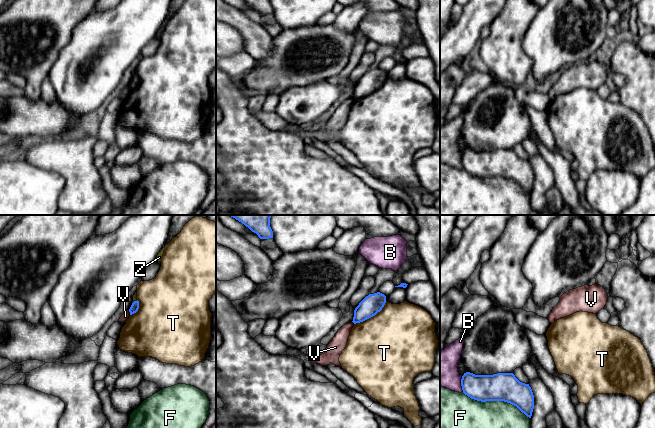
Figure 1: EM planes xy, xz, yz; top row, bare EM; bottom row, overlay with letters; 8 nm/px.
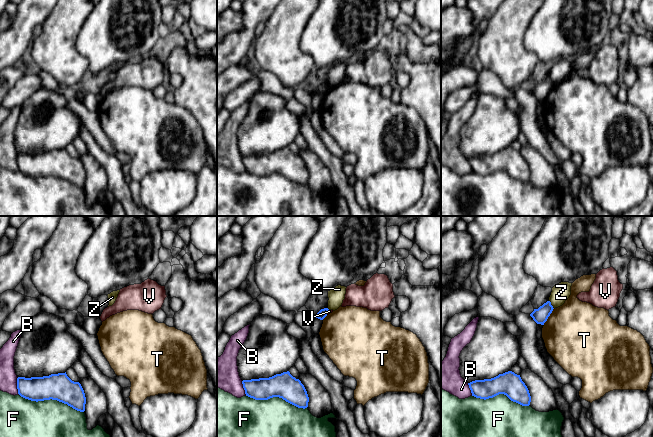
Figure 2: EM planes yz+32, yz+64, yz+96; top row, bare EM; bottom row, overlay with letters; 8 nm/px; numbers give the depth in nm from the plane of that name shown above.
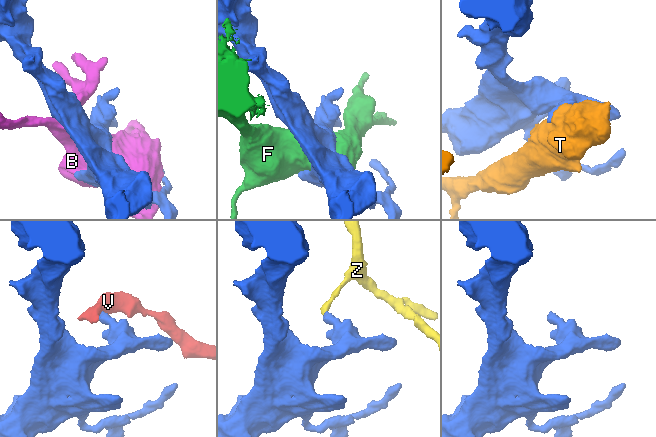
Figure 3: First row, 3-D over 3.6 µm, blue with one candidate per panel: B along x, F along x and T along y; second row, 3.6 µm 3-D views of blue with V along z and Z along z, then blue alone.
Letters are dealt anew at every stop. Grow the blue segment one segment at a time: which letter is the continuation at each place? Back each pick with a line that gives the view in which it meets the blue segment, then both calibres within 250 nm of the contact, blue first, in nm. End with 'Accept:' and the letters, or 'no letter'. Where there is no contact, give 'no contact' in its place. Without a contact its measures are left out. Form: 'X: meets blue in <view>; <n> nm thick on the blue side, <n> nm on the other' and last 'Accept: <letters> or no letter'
Accept: no letter

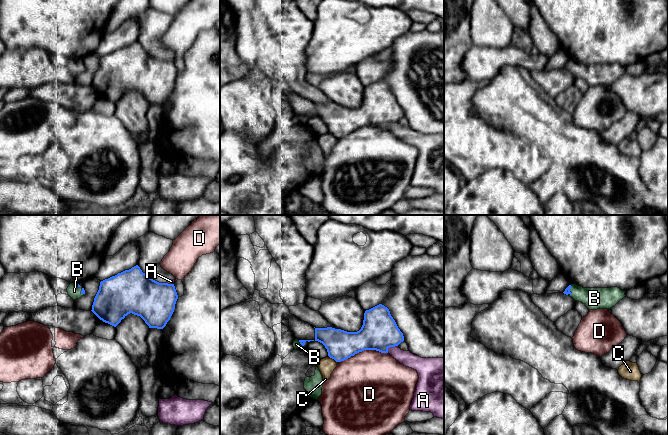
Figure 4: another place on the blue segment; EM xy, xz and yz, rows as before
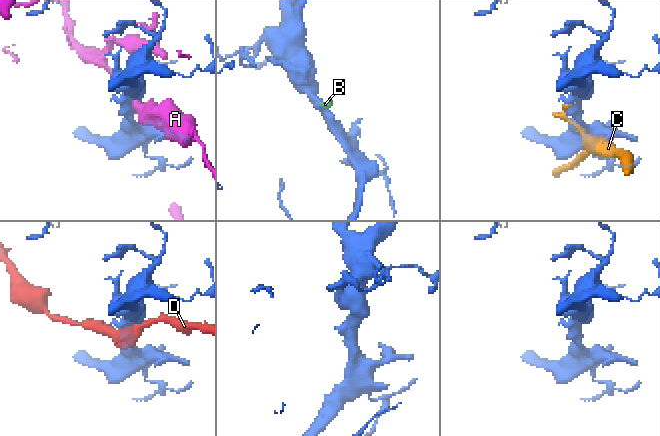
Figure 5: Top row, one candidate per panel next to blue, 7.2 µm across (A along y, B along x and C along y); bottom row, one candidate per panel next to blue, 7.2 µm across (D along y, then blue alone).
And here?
B: meets blue in yz; 50 nm thick on the blue side, 180 nm on the other
Accept: B

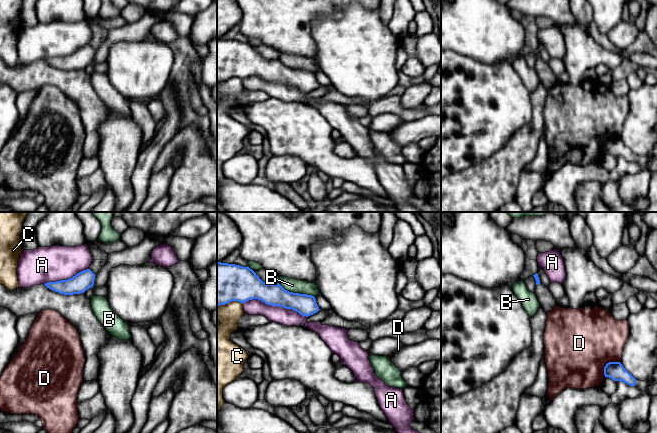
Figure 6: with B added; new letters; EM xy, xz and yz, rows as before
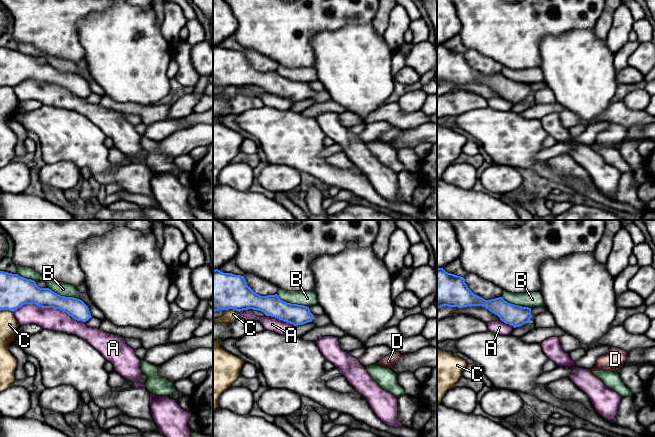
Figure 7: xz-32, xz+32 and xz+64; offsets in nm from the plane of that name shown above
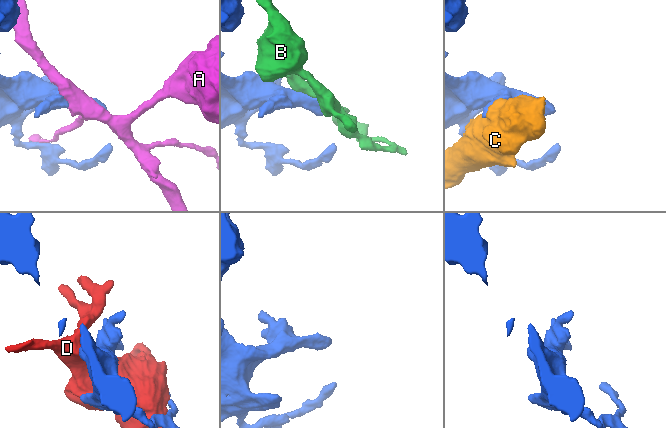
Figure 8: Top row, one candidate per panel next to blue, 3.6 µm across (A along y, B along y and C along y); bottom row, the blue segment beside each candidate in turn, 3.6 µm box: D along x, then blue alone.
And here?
Accept: no letter

